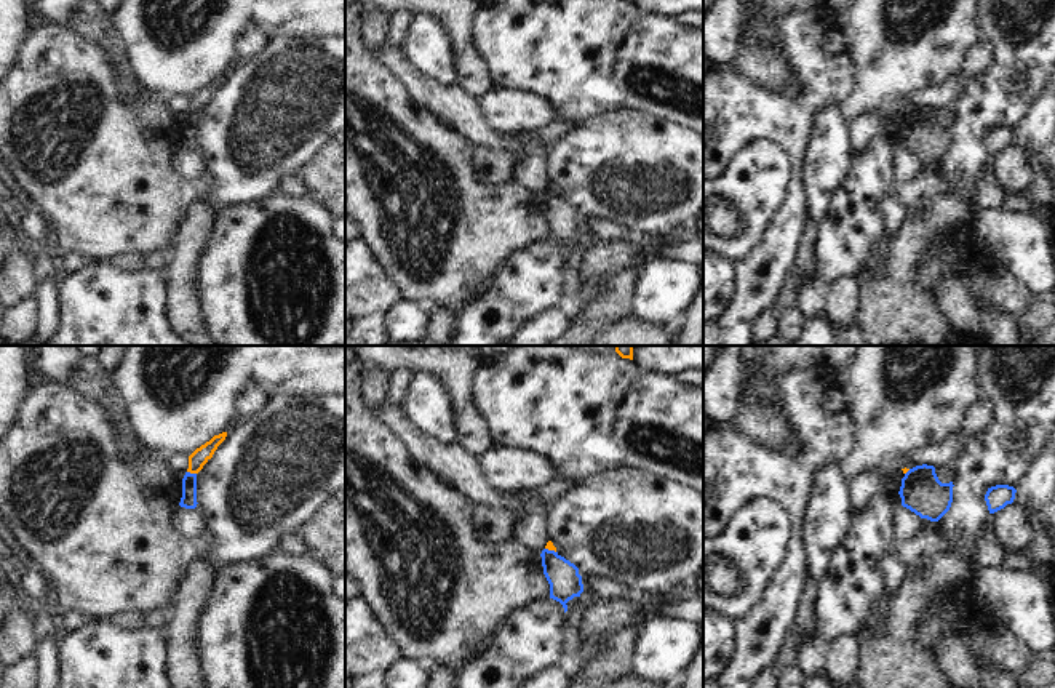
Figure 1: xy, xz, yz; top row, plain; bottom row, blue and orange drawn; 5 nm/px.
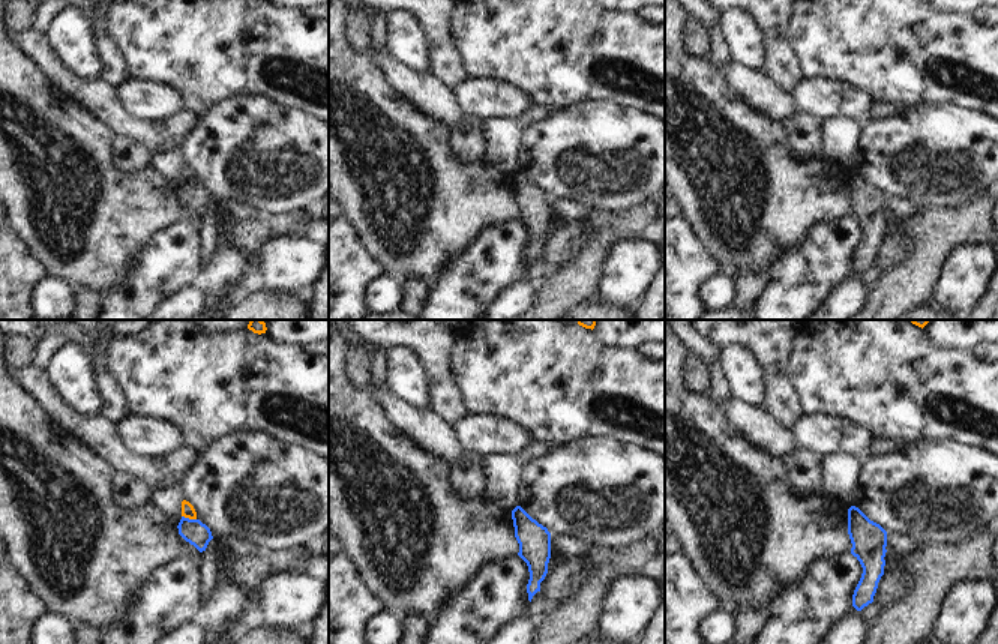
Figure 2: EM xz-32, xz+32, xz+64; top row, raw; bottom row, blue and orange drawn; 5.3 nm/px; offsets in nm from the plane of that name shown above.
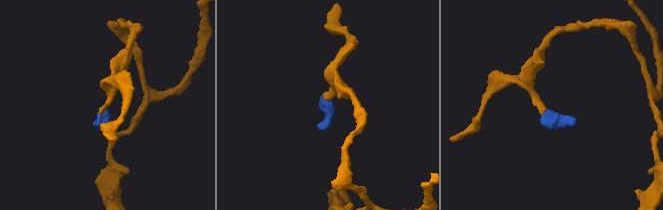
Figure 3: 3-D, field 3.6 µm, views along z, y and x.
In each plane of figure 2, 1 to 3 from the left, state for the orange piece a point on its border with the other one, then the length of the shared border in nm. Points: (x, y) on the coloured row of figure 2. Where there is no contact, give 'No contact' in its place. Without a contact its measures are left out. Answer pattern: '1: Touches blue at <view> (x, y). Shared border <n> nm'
1: Touches blue at xz-32 (188, 518). Shared border 80 nm
2: No contact
3: No contact.

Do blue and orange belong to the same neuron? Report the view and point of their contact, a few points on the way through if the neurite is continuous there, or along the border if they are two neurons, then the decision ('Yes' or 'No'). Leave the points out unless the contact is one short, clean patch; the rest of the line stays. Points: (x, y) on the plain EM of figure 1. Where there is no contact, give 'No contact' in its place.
Touches blue at xy (192, 116). Boundary: xy (187, 112), (195, 116). No.

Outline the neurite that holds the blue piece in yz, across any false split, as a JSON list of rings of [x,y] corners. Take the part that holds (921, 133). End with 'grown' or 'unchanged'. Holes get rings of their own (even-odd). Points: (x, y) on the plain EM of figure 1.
[[[916,107],[902,120],[902,147],[930,163],[938,163],[951,149],[953,123],[942,125],[934,107]]]; unchanged

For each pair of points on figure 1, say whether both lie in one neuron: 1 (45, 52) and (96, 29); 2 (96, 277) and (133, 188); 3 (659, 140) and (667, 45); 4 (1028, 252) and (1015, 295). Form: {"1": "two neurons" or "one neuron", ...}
{"1": "two neurons", "2": "two neurons", "3": "two neurons", "4": "two neurons"}

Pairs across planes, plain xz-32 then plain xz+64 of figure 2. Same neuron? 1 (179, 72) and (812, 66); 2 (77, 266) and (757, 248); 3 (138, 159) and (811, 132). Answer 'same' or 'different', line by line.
1: same
2: same
3: same

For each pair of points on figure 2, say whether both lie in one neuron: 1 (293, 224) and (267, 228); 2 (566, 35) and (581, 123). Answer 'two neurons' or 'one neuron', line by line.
1: one neuron
2: two neurons

